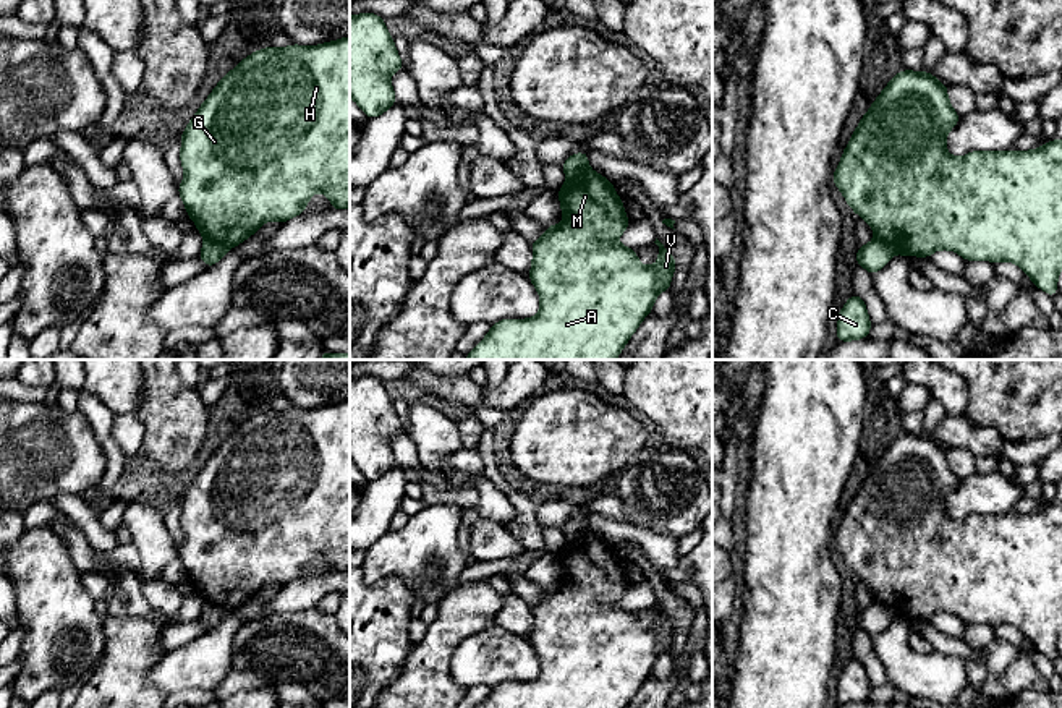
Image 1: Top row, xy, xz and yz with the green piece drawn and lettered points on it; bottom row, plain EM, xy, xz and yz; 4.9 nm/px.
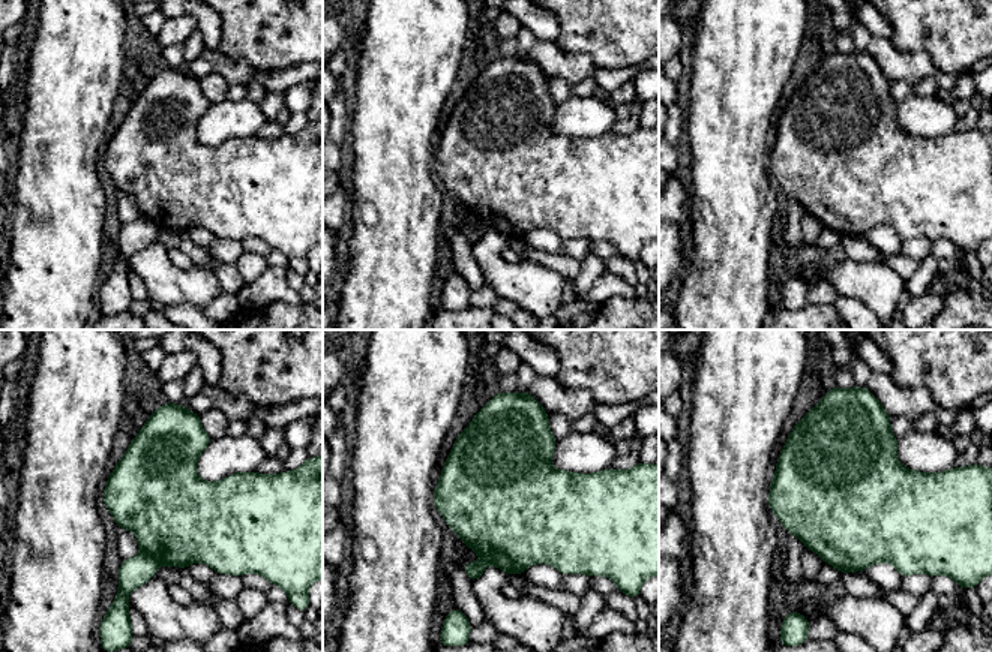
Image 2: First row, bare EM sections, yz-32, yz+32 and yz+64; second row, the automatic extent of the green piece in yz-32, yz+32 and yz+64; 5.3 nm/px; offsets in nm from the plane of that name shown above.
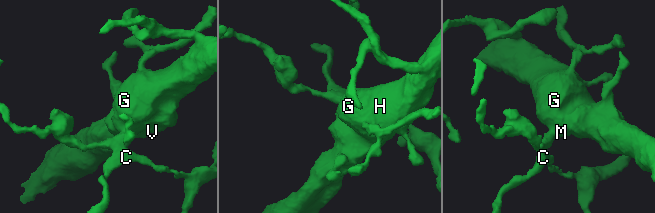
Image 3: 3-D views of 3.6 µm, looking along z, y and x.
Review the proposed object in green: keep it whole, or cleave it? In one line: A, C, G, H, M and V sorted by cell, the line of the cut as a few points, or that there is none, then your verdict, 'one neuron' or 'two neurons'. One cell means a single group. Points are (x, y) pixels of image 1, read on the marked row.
A G H M V / C | xy (204, 238), (227, 248) | two neurons

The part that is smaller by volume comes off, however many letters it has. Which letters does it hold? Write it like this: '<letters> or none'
C

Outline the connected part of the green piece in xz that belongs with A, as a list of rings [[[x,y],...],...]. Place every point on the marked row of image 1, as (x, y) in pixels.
[[[589,168],[567,178],[557,194],[565,225],[546,227],[546,233],[531,243],[528,279],[541,296],[539,313],[492,324],[466,360],[615,360],[651,313],[656,296],[670,290],[675,258],[657,238],[659,259],[651,267],[638,261],[636,250],[617,241],[630,224],[610,180]]]

